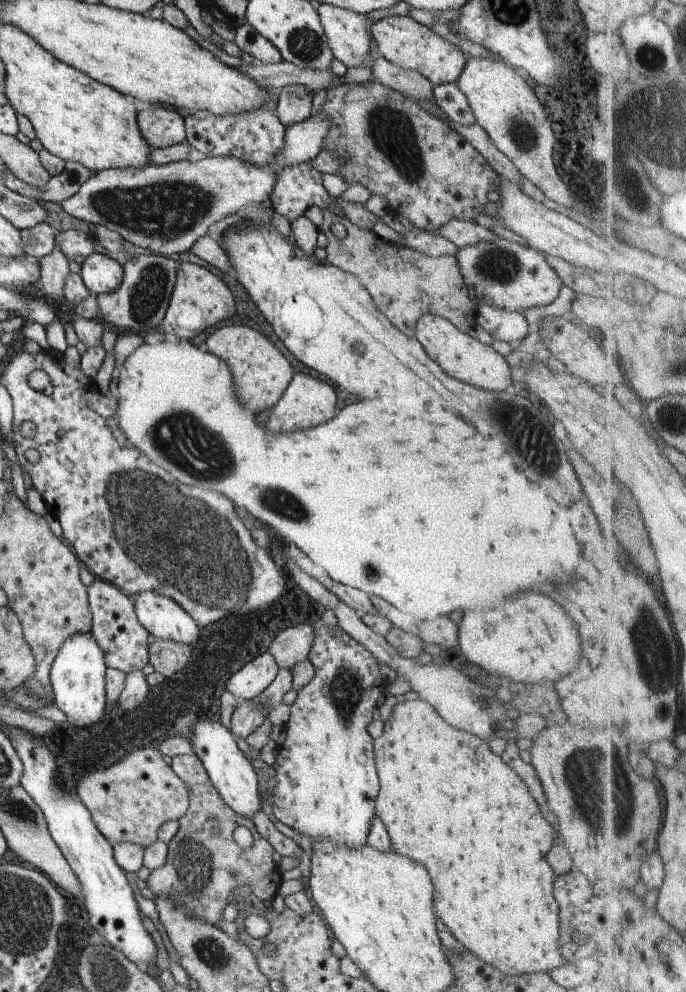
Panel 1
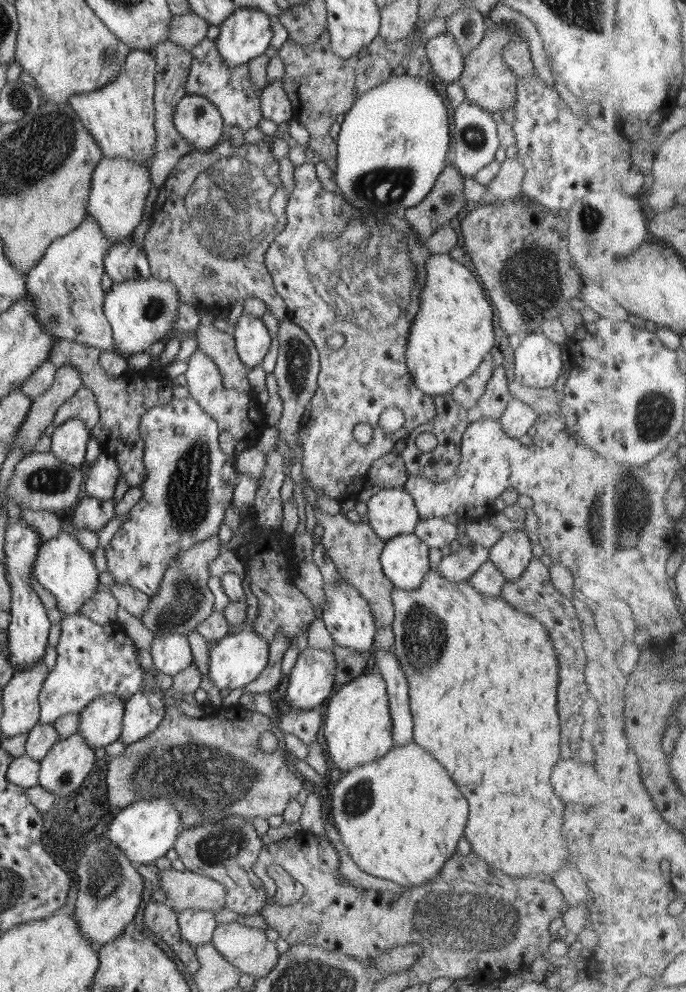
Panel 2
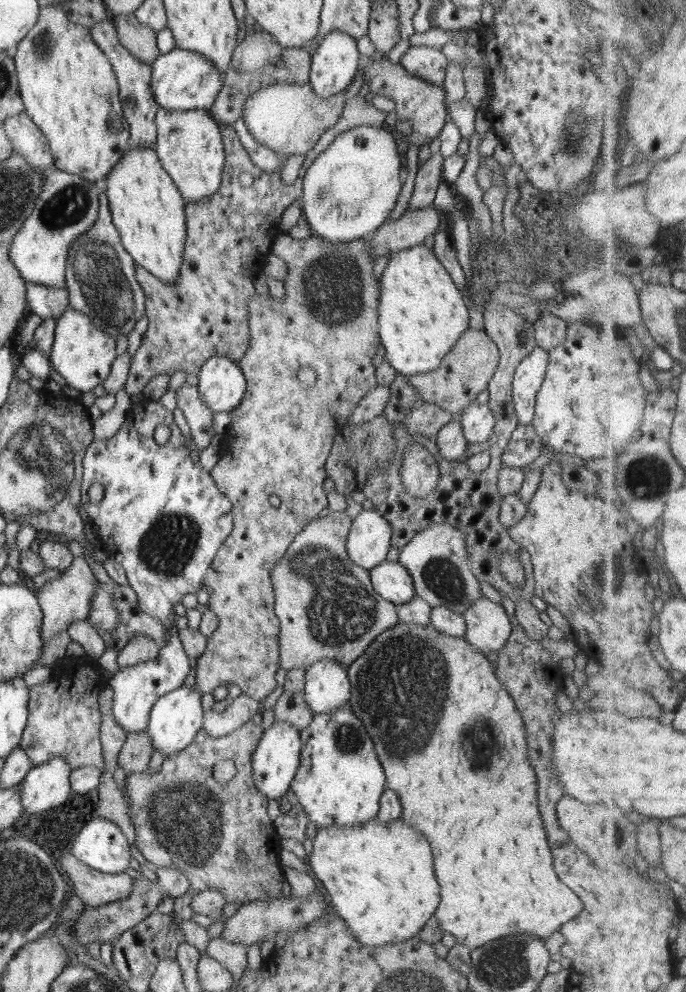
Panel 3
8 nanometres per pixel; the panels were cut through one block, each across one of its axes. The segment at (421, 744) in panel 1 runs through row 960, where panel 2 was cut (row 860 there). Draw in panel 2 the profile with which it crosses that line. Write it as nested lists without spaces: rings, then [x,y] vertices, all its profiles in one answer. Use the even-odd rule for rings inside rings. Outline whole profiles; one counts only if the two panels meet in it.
[[[432,569],[427,572],[417,589],[404,590],[394,587],[391,600],[395,610],[392,624],[395,634],[394,652],[409,684],[413,740],[442,762],[442,766],[448,770],[448,774],[454,778],[454,782],[470,802],[470,816],[468,816],[468,826],[464,828],[464,836],[468,838],[472,854],[482,857],[490,868],[500,870],[510,878],[524,878],[537,874],[554,876],[564,866],[568,849],[566,840],[562,836],[564,804],[550,786],[550,772],[560,756],[560,720],[558,720],[556,700],[556,690],[559,686],[559,660],[548,629],[538,619],[512,608],[513,606],[499,595],[483,595],[469,583],[469,580],[454,582],[445,579],[437,570]]]

